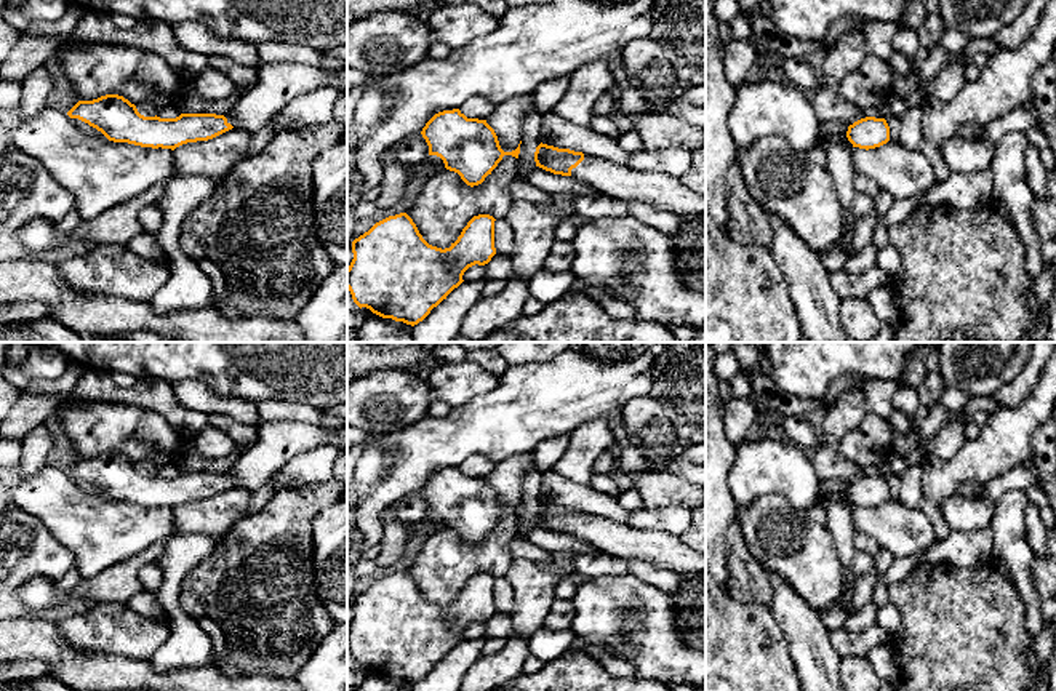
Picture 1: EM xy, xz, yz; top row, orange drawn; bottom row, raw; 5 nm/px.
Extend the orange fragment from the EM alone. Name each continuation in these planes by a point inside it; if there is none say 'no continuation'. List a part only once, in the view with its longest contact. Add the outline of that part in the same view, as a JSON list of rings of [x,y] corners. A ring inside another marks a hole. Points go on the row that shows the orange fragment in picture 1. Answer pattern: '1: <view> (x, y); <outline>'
1: xz (620, 181); [[[584,155],[584,160],[571,170],[571,178],[594,187],[602,195],[650,203],[677,214],[682,221],[706,219],[706,197],[694,194],[680,178],[670,174],[635,171],[627,165]]]

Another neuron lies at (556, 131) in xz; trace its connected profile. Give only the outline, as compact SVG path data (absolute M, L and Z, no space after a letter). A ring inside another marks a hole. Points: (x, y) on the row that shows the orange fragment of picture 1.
M555 112L542 115L541 120L542 144L582 152L616 165L629 163L630 152L624 150L618 139L595 133L592 126L573 125Z

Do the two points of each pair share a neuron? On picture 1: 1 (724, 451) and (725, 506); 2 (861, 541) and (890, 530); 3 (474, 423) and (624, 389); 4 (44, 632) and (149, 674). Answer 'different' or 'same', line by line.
1: same
2: different
3: same
4: same

